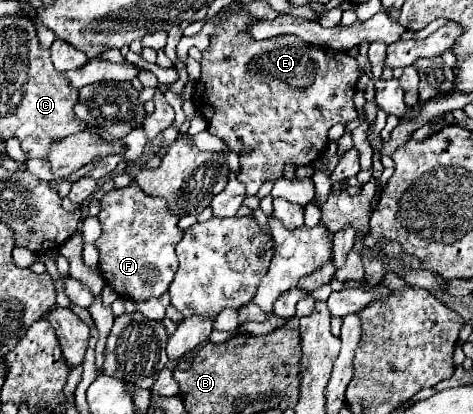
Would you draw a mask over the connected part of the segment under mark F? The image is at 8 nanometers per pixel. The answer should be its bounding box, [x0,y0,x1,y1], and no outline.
[95,184,183,300]

